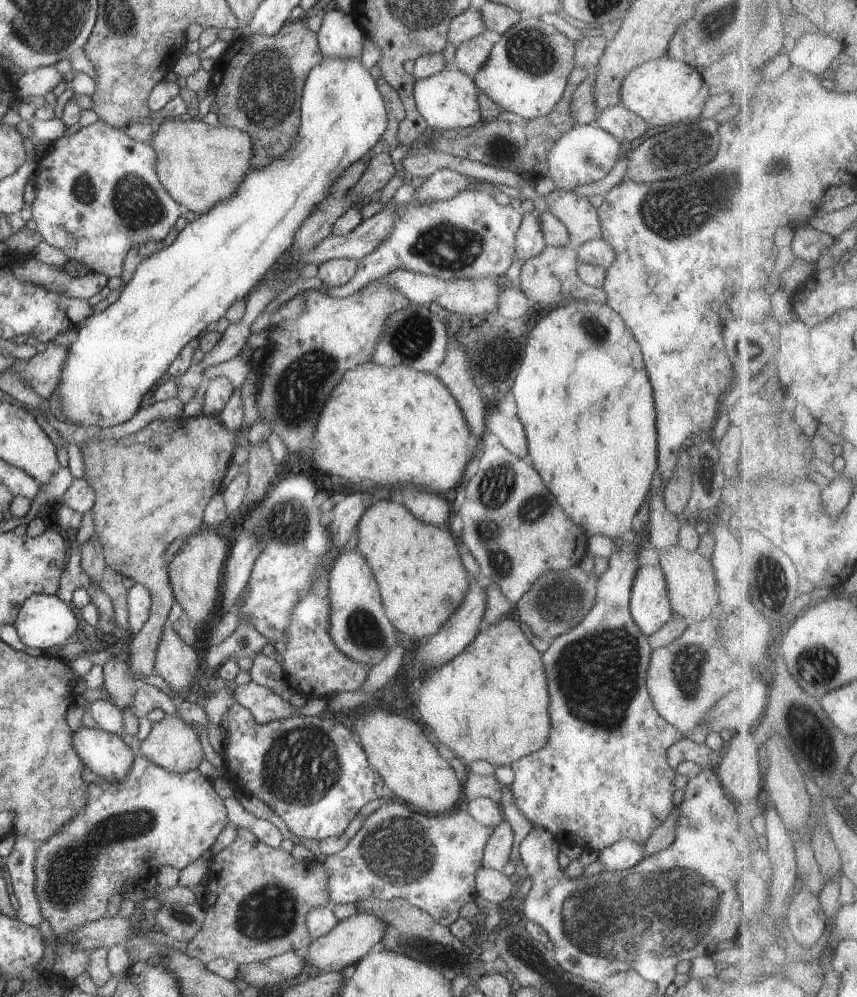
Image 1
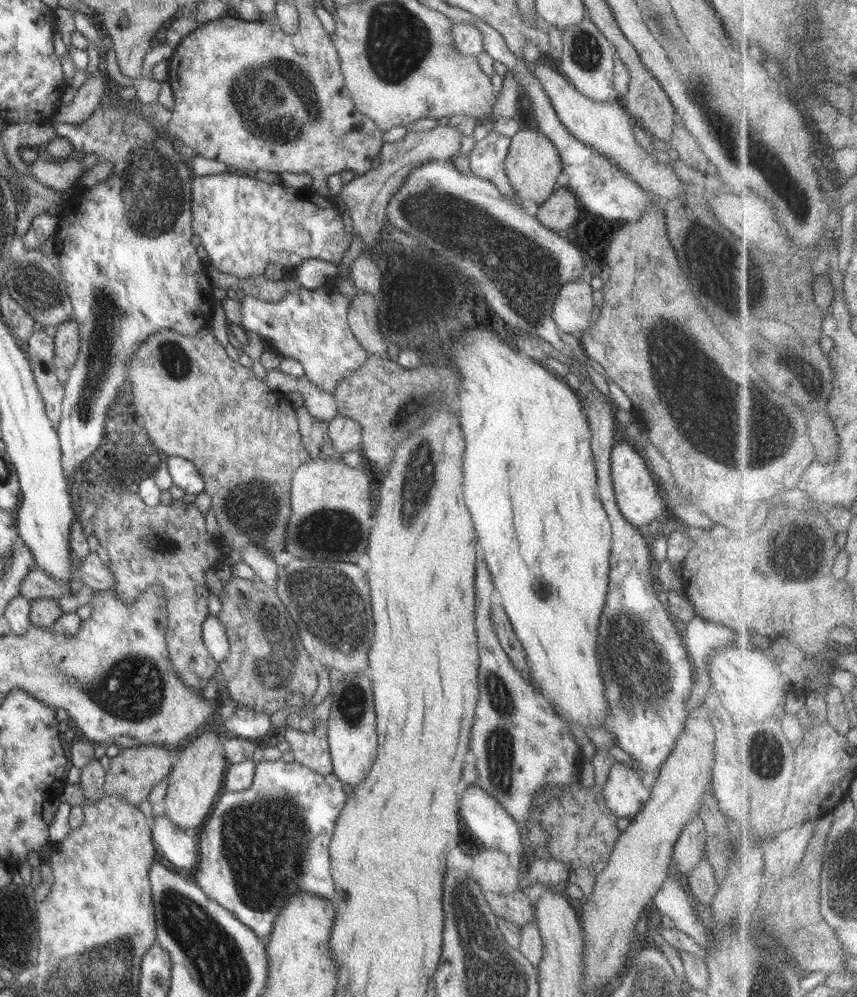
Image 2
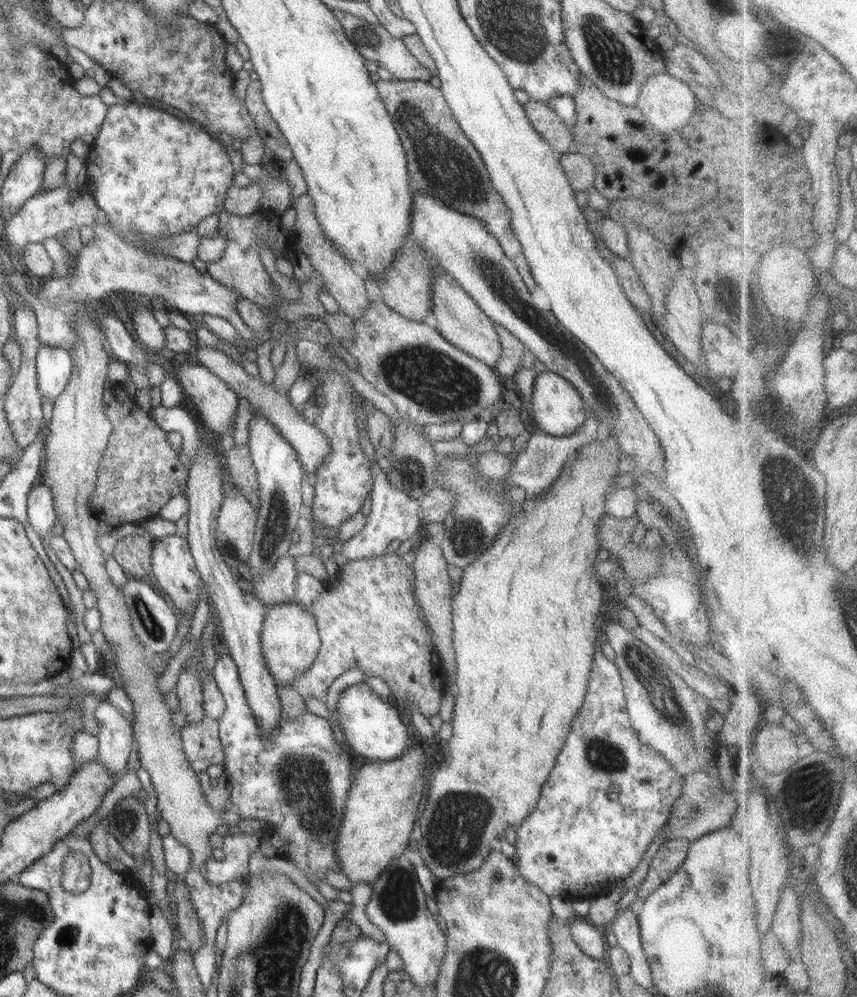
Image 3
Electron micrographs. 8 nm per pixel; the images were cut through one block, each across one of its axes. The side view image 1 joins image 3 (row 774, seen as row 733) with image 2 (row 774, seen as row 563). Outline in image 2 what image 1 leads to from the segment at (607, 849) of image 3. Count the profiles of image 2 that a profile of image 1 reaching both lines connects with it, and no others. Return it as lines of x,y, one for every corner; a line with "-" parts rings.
616,762
611,766
601,791
608,808
619,818
629,819
644,808
651,795
650,788
644,787
638,772
626,762

